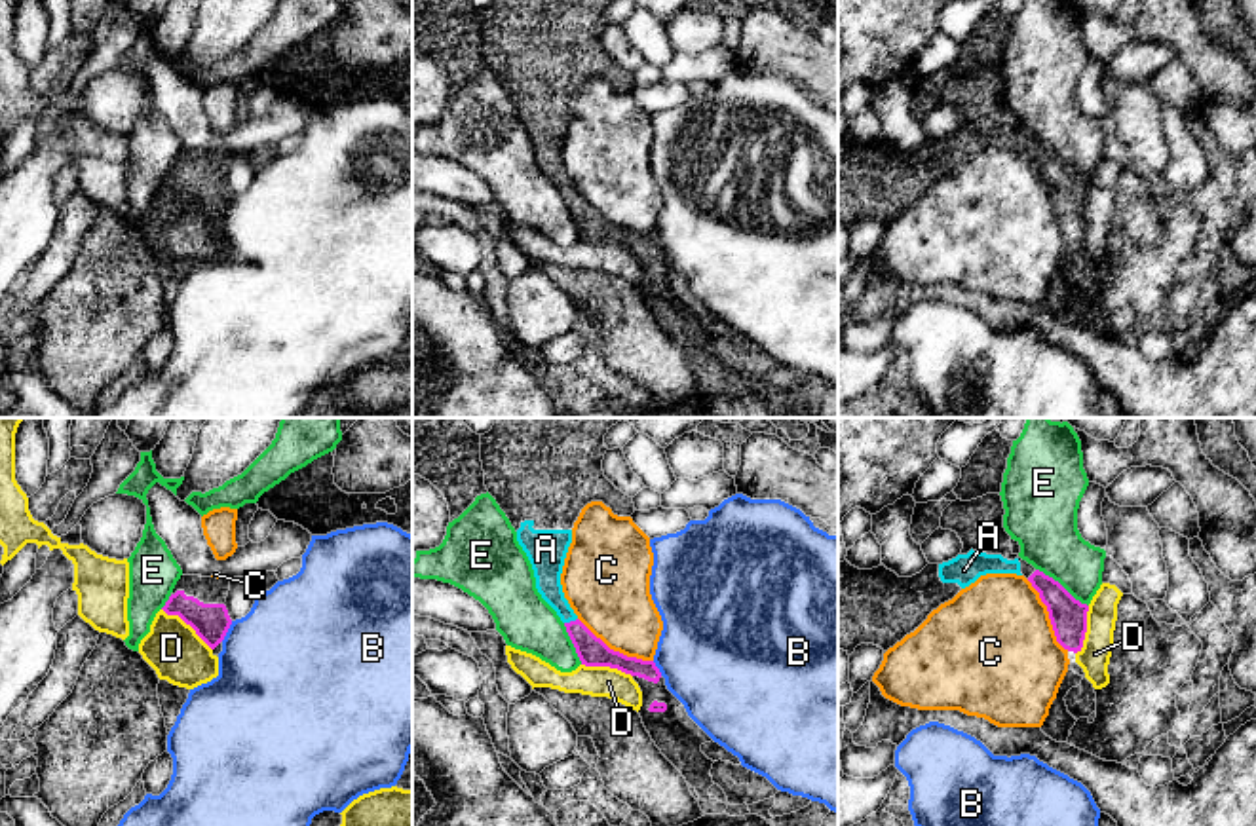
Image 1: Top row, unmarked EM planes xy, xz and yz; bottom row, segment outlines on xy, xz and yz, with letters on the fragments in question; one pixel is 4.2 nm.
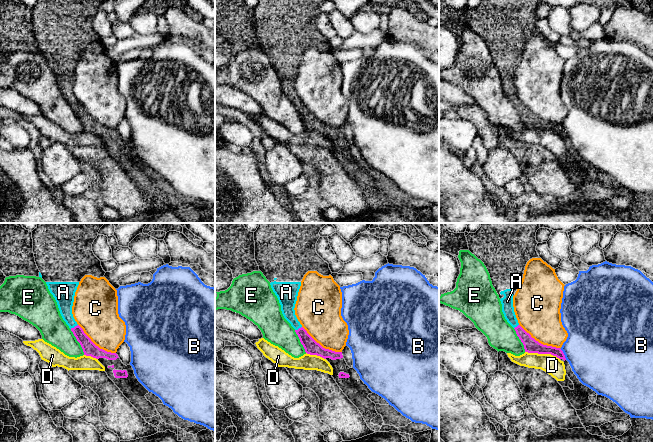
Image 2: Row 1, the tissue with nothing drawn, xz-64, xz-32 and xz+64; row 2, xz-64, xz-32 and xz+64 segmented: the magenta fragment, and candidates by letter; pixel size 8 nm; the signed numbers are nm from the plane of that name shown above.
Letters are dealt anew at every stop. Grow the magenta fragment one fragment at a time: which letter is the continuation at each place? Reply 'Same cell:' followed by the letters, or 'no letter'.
Same cell: A

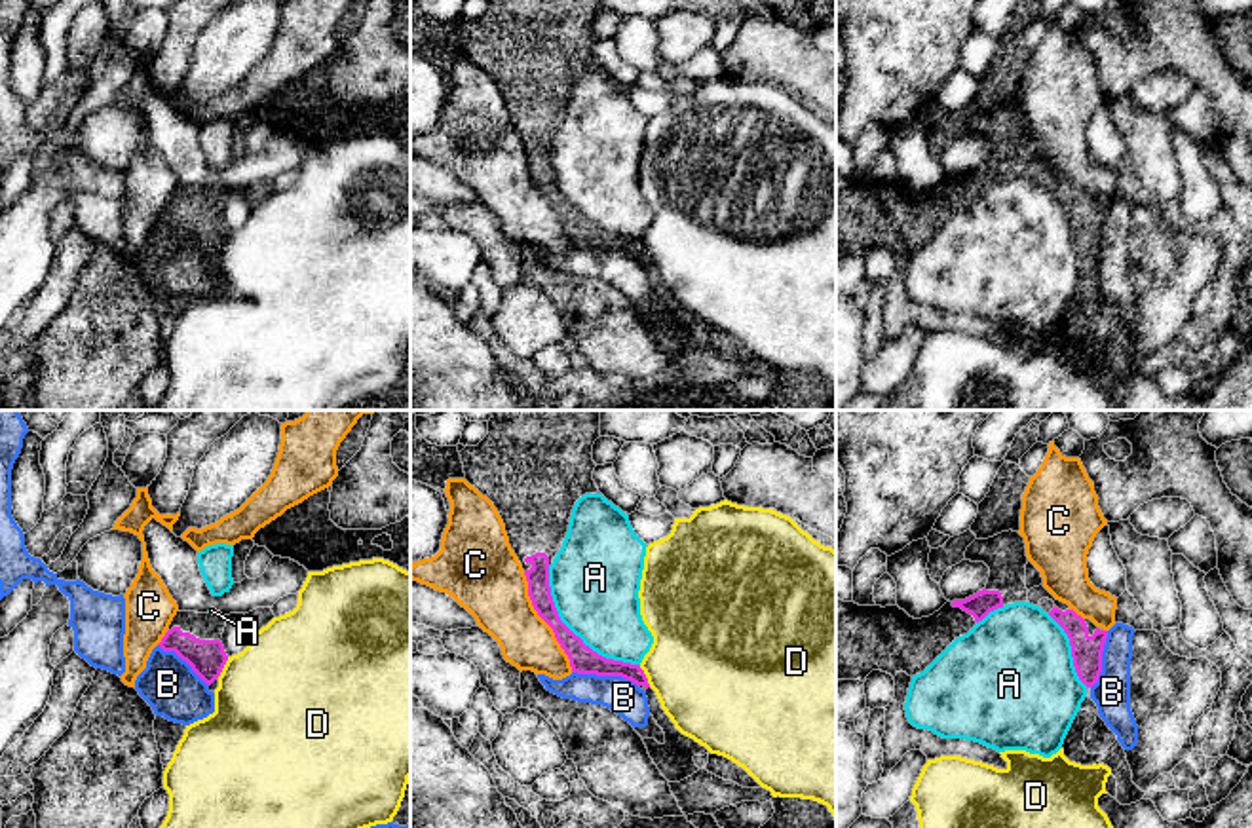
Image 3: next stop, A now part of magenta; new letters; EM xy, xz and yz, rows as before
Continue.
Same cell: no letter

